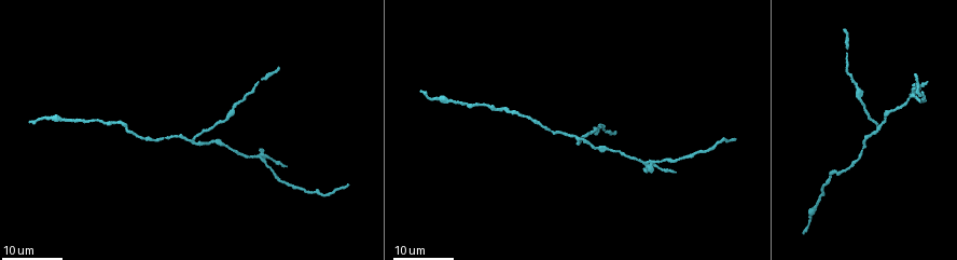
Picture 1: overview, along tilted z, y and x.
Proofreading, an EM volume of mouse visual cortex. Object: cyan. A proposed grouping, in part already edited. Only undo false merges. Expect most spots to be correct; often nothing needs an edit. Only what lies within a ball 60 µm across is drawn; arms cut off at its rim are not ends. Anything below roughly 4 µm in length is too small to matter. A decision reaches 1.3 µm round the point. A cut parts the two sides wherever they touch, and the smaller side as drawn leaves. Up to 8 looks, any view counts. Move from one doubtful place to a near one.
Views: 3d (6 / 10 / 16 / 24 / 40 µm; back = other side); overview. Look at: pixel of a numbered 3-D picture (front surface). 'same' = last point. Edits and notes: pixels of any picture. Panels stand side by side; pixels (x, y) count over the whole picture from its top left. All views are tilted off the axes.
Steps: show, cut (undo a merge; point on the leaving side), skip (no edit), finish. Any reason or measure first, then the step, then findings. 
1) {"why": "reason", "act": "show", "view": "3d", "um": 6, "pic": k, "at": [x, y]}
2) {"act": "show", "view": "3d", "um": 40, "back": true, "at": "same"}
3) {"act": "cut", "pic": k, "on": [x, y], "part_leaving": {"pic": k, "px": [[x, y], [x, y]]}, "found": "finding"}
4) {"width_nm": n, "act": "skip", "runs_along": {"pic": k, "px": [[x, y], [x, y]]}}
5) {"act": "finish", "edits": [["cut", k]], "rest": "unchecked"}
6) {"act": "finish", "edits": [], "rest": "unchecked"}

{"why": "three-way junction", "act": "show", "view": "3d", "um": 16, "pic": 1, "at": [188, 140]}

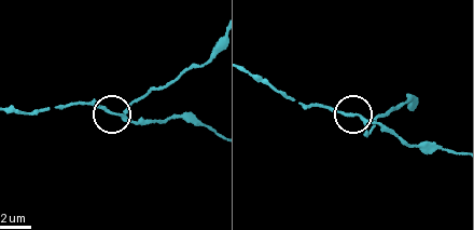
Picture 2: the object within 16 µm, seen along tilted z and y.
{"act": "show", "view": "3d", "um": 6, "pic": 2, "at": [360, 117]}

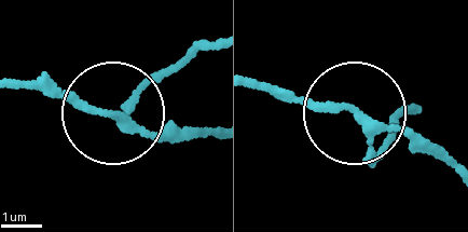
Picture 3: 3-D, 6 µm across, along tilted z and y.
{"arms": 3, "act": "skip", "runs_along": {"pic": 3, "px": [[113, 120], [63, 91], [15, 80]]}, "found": "continuous, no second neuron"}

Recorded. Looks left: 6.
{"why": "thick turns thin", "act": "show", "view": "3d", "um": 24, "pic": 1, "at": [234, 110]}

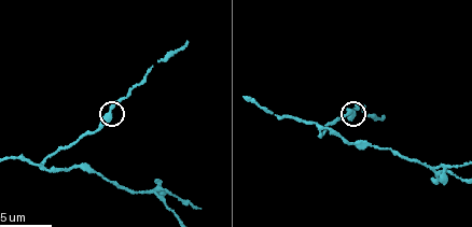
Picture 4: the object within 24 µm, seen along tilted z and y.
{"act": "show", "view": "3d", "um": 10, "pic": 4, "at": [110, 109]}

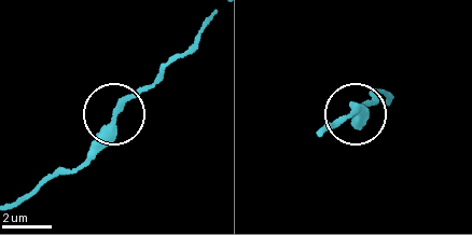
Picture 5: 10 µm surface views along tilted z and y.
{"act": "skip", "runs_along": {"pic": 5, "px": [[12, 205], [84, 161], [111, 115], [169, 63]]}, "found": "one neuron here"}

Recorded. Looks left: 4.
{"why": "sudden change in width", "act": "show", "view": "3d", "um": 10, "pic": 4, "at": [371, 145]}

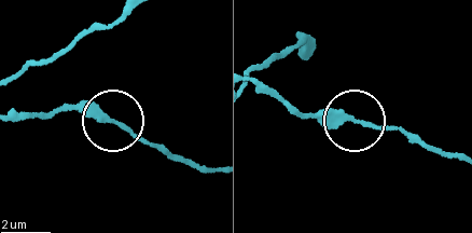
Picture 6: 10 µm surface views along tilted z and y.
{"width_nm": 280, "act": "skip", "runs_along": {"pic": 6, "px": [[253, 80], [302, 113], [398, 127], [418, 137]]}, "found": "all the same neuron"}

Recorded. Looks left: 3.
{"why": "calibre changes", "act": "show", "view": "3d", "um": 16, "pic": 1, "at": [289, 187]}

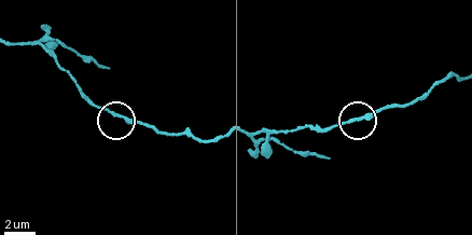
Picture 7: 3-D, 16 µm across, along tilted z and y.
{"act": "show", "view": "3d", "um": 6, "pic": 7, "at": [353, 119]}

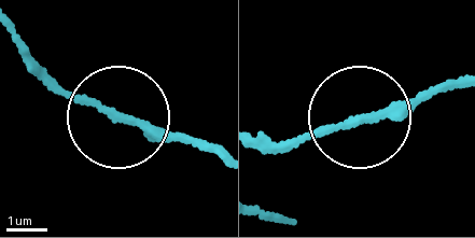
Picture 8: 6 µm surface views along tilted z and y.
{"act": "skip", "runs_along": {"pic": 8, "px": [[19, 34], [63, 87], [218, 151]]}, "found": "all the same neuron"}

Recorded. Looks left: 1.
{"act": "finish", "edits": [], "rest": "unchecked"}

